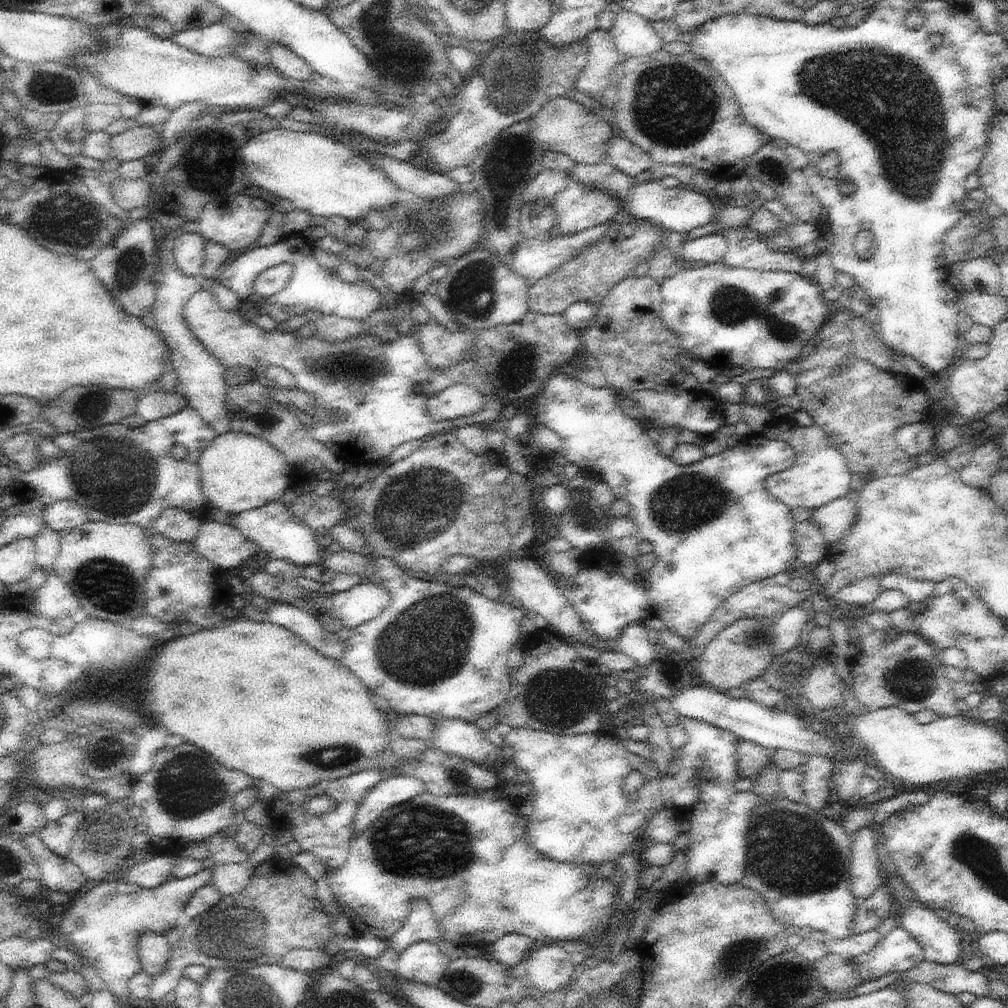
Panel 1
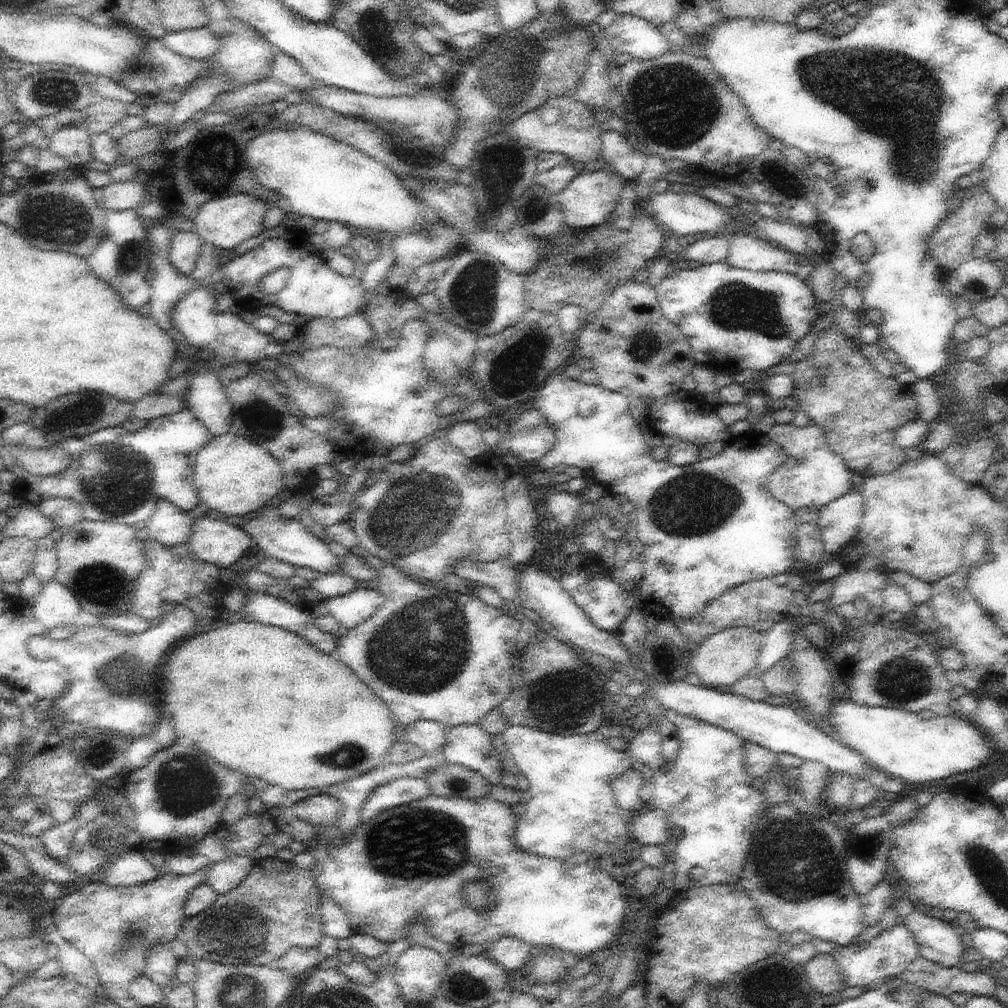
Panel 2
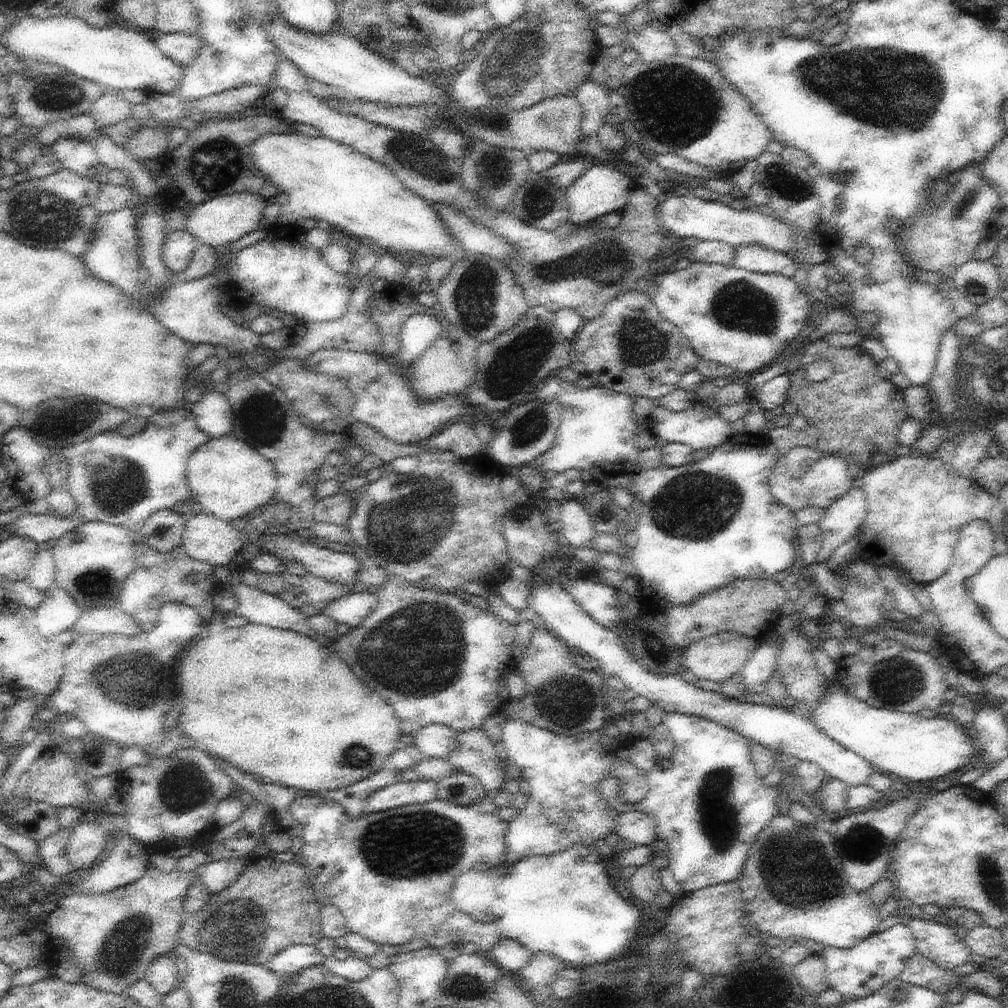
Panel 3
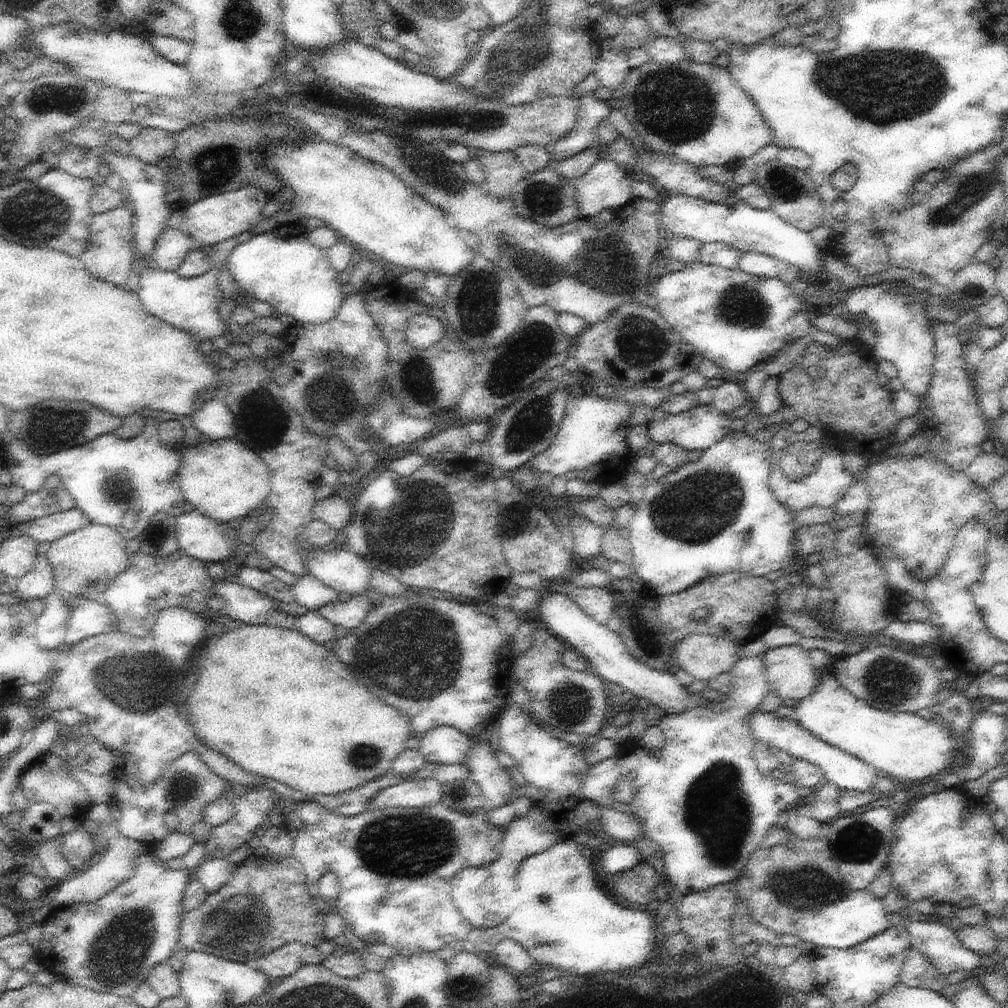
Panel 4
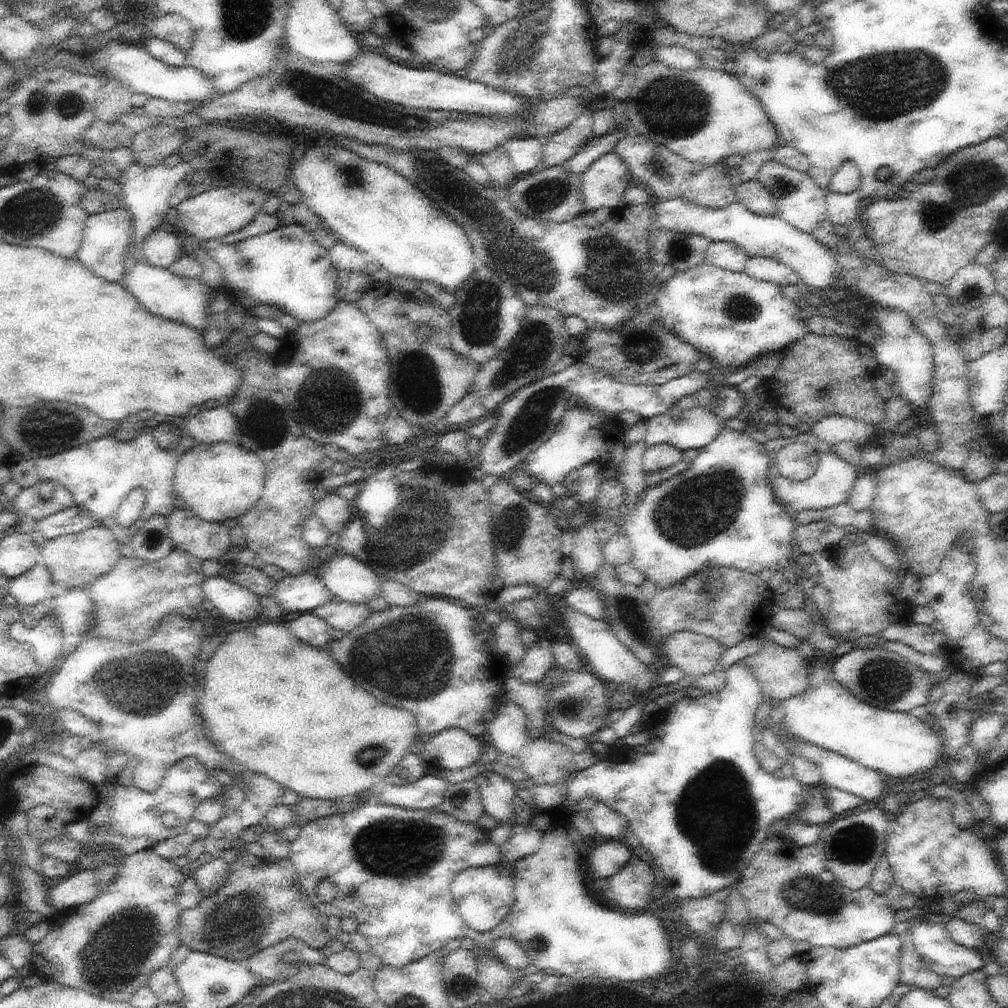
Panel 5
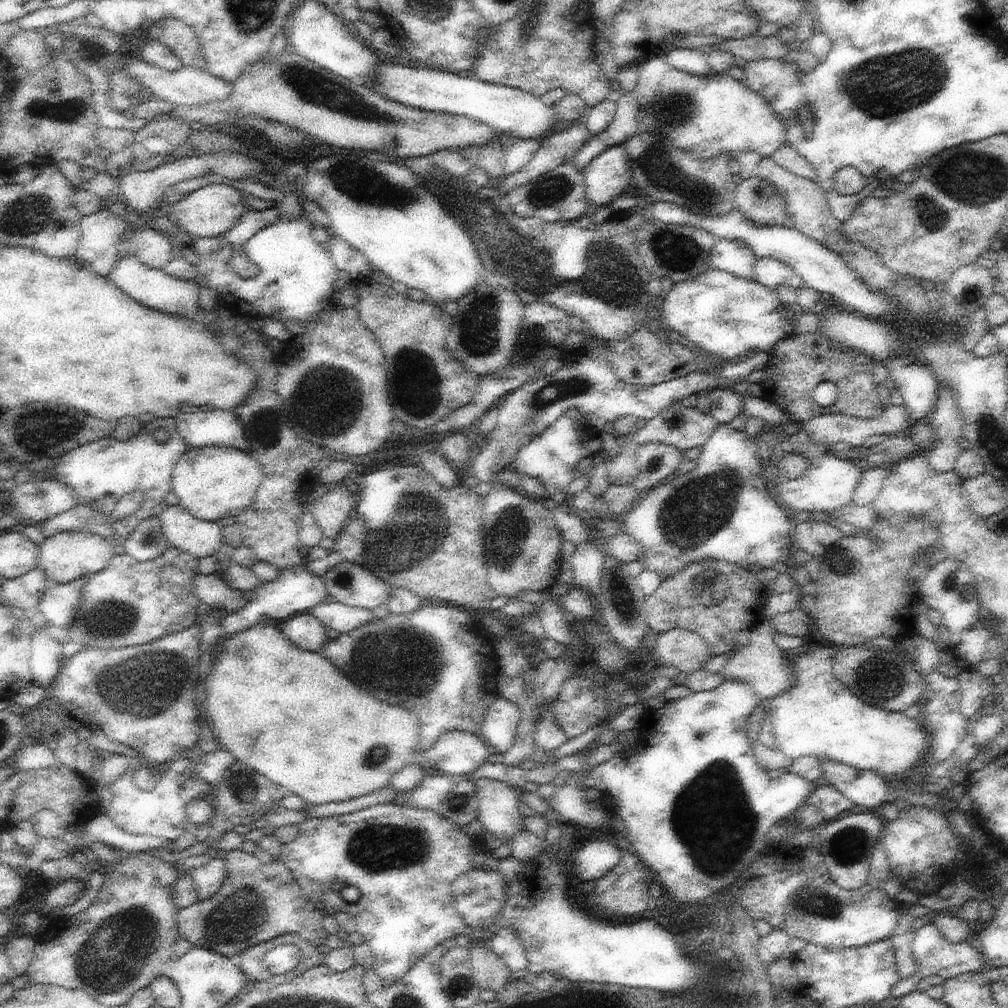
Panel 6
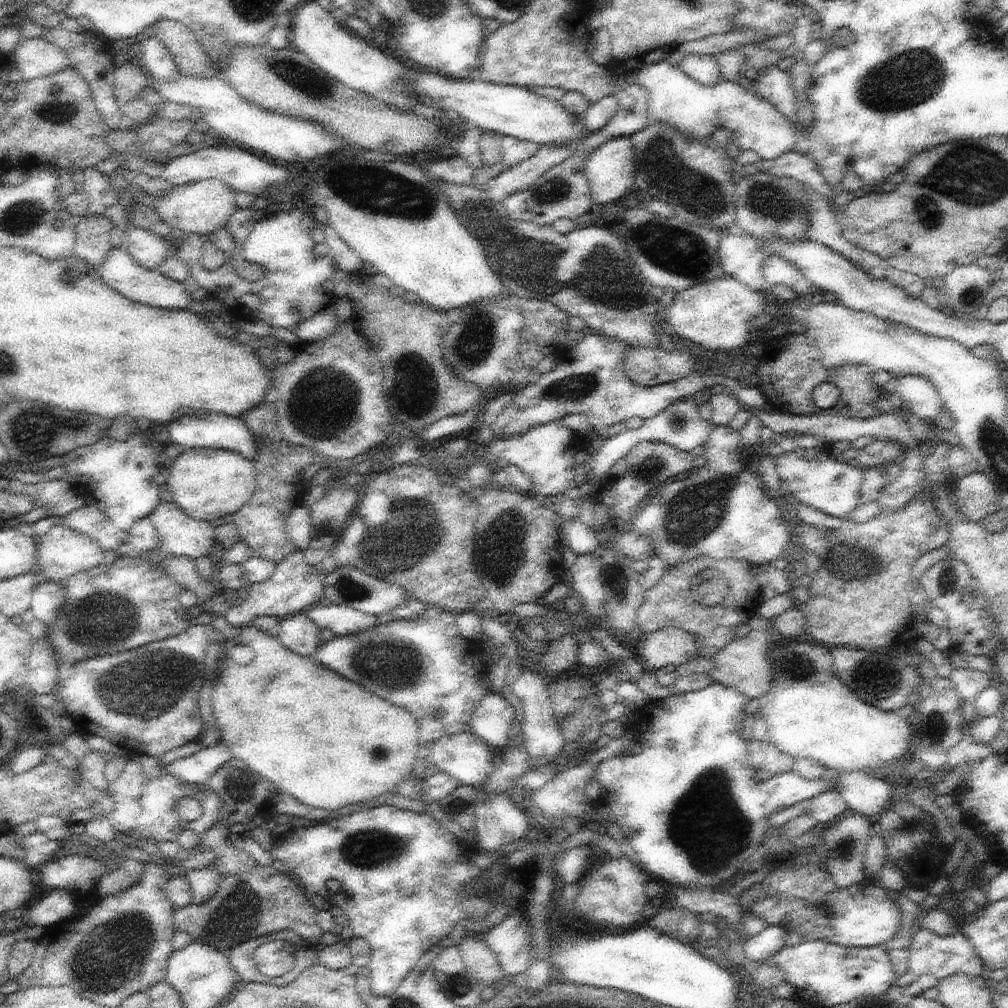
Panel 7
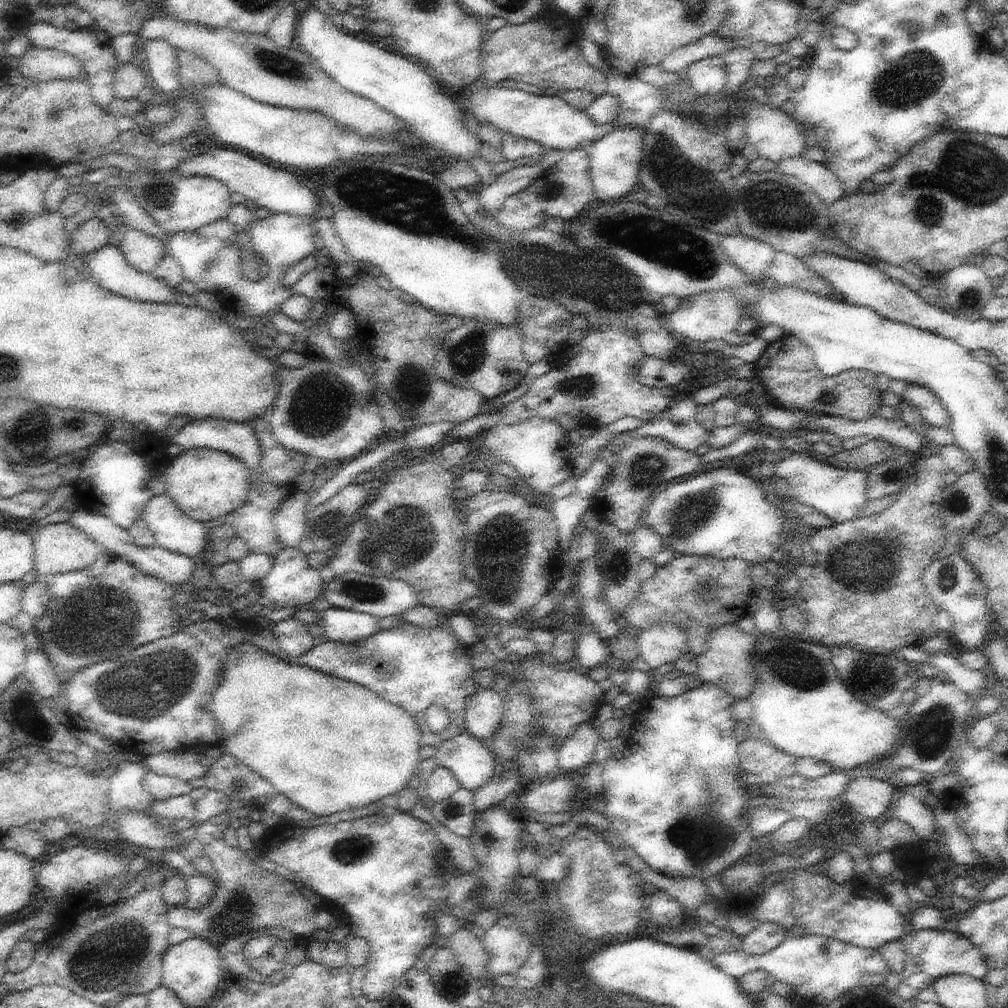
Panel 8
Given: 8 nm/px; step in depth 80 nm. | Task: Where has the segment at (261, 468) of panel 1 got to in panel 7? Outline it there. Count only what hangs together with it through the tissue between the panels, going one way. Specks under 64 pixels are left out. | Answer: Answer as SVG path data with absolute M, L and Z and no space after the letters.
M196 447L185 450L170 467L167 487L188 516L199 521L216 520L238 512L257 489L255 462L239 452Z

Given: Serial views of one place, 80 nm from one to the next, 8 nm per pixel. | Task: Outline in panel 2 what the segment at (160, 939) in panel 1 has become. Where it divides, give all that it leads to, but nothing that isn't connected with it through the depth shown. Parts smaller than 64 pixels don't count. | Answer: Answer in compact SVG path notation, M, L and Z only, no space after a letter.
M157 942L147 950L147 963L143 974L160 988L167 988L170 979L176 979L179 958L166 943Z

